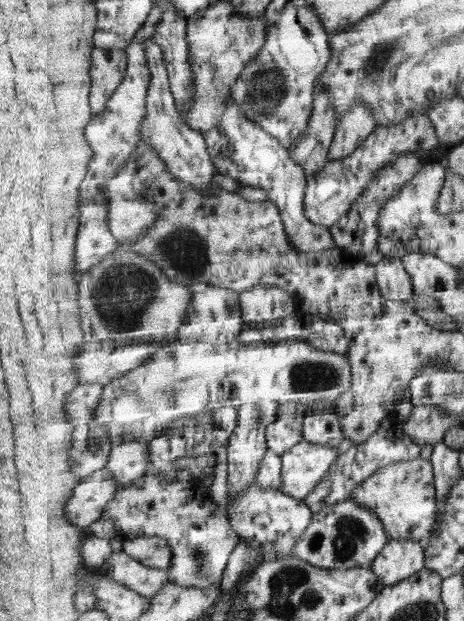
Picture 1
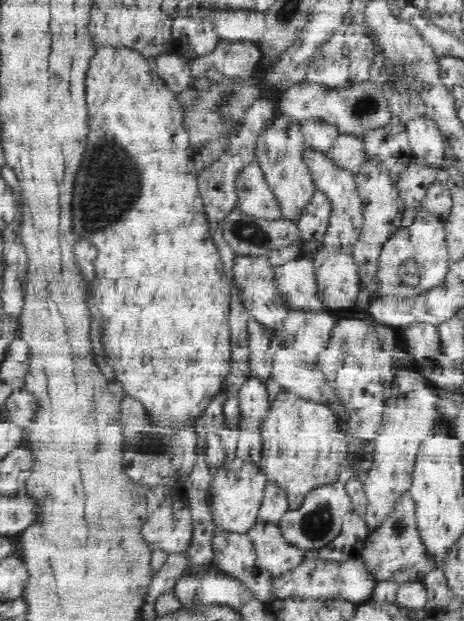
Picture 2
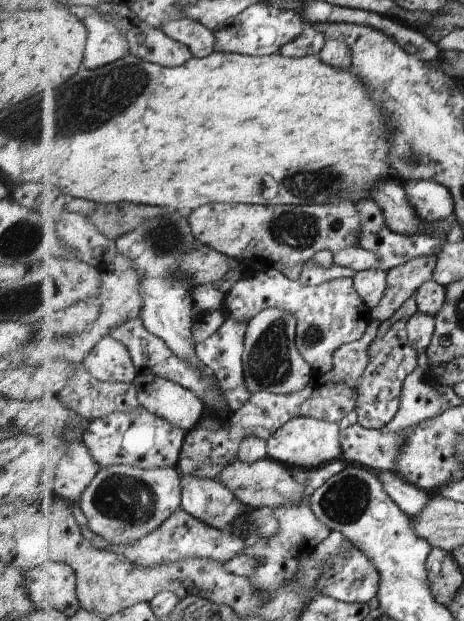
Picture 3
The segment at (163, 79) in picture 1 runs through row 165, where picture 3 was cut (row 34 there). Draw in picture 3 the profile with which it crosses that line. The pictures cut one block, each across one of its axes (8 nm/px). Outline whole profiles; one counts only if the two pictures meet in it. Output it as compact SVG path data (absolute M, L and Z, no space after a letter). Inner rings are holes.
M185 17L173 20L162 28L167 36L186 44L195 58L207 58L216 51L217 36L207 25Z

